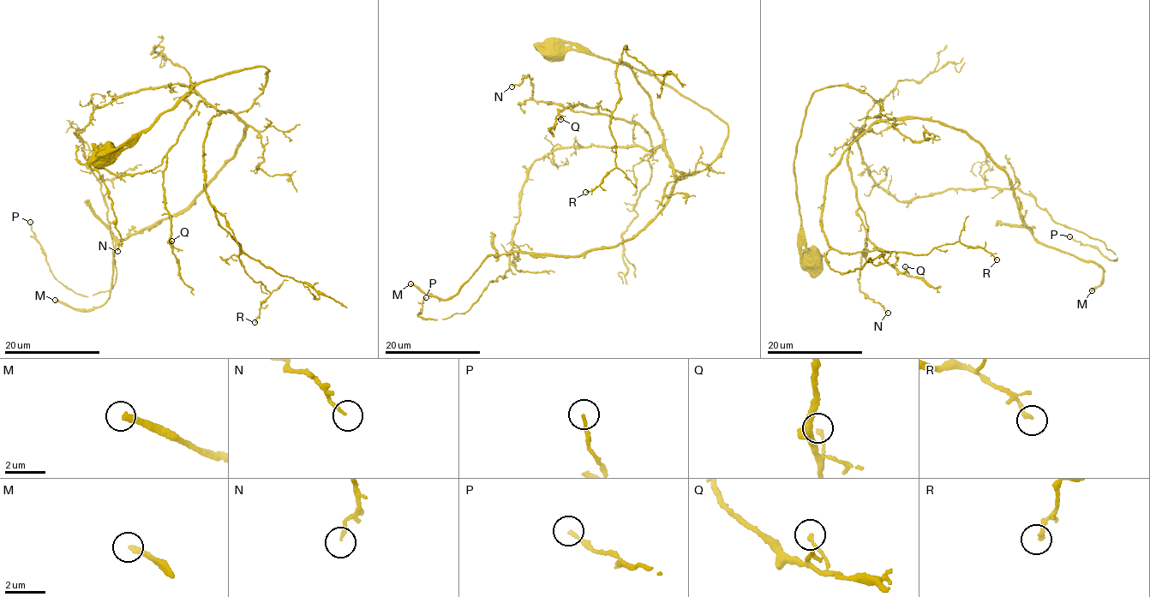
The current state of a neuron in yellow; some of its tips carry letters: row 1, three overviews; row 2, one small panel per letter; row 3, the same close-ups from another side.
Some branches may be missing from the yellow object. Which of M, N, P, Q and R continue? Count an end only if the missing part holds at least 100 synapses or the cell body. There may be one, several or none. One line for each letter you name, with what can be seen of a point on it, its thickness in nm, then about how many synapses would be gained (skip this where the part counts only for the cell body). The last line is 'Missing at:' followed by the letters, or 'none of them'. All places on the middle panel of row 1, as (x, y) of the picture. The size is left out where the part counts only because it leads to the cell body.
M: at (410, 283); 280 nm thick; about 180 synapses
Missing at: M

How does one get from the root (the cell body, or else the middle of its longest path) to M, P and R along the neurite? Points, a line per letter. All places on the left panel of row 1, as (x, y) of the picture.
M: (106, 158), (193, 86), (269, 71), (238, 114), (246, 136), (194, 200), (116, 244), (102, 306), (55, 300)
P: (106, 158), (193, 86), (269, 71), (242, 110), (176, 84), (76, 132), (111, 289), (68, 289), (30, 222)
R: (106, 158), (193, 86), (266, 68), (252, 104), (221, 111), (204, 144), (206, 198), (269, 291), (254, 322)

